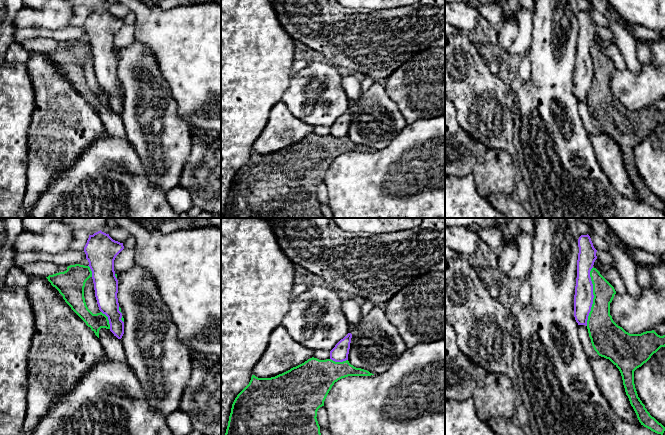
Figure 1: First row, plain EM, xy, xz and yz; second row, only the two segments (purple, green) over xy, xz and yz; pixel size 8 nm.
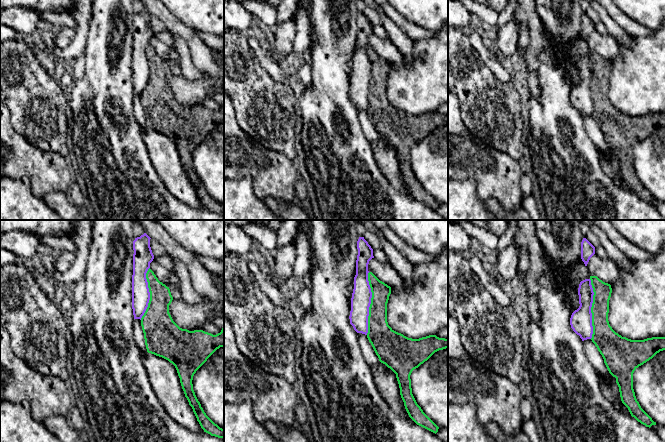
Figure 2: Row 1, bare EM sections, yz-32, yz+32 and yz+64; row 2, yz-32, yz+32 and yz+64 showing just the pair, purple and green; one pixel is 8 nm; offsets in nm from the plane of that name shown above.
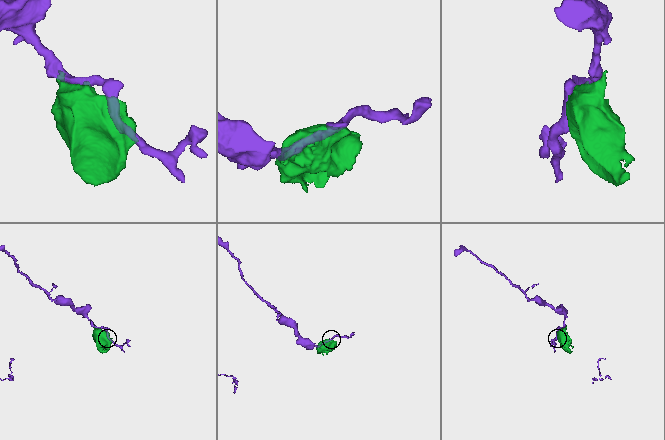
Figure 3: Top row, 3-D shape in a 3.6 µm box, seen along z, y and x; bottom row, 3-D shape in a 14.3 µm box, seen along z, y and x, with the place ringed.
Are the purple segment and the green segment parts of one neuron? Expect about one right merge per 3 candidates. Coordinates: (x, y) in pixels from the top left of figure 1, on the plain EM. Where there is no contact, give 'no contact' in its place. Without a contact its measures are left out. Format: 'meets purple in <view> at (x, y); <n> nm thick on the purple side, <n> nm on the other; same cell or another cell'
meets purple in yz at (593, 72); 160 nm thick on the purple side, 220 nm on the other; another cell

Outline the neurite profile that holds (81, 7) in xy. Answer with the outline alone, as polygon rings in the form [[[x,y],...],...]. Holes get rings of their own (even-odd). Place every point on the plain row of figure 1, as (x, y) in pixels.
[[[68,0],[74,8],[74,16],[70,22],[70,26],[84,26],[89,12],[102,5],[105,0]]]

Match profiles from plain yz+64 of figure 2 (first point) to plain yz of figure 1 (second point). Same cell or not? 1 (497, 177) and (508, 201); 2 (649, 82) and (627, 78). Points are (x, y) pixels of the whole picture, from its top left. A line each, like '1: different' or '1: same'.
1: different
2: same

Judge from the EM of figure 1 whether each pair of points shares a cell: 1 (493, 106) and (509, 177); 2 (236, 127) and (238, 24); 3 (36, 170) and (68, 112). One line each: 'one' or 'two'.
1: two
2: one
3: one

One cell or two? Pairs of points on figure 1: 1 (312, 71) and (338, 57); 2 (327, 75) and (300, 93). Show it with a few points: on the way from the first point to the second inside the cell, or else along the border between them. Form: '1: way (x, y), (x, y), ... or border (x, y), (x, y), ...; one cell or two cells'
1: border (325, 60), (336, 66); two cells
2: way (320, 82), (307, 93); one cell

